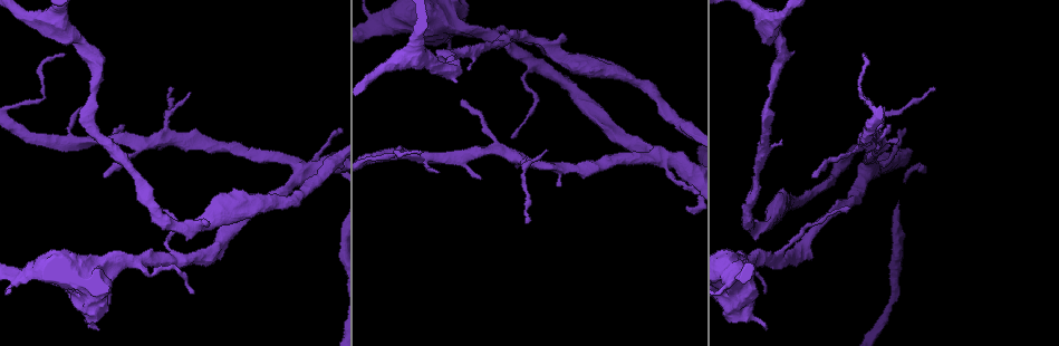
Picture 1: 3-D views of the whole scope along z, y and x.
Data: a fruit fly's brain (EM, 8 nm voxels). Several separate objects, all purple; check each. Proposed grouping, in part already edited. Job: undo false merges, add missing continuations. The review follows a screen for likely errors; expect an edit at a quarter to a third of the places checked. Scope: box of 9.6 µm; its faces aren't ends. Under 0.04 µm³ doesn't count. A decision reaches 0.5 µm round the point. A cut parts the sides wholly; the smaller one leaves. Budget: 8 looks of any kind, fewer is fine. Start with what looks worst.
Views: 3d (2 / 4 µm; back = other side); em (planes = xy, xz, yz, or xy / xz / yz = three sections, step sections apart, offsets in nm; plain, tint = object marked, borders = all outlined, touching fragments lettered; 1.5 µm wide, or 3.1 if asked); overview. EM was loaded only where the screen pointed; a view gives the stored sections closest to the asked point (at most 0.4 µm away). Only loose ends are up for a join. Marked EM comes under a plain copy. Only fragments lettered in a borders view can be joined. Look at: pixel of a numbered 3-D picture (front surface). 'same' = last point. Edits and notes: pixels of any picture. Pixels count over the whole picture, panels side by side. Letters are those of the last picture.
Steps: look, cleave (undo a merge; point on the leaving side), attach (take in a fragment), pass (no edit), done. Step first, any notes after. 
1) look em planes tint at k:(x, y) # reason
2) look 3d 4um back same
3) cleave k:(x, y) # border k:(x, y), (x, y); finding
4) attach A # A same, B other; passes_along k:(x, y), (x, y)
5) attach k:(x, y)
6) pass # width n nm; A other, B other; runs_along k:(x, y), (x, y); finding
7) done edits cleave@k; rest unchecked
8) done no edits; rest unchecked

look 3d 4um at 1:(546, 151) # thin end

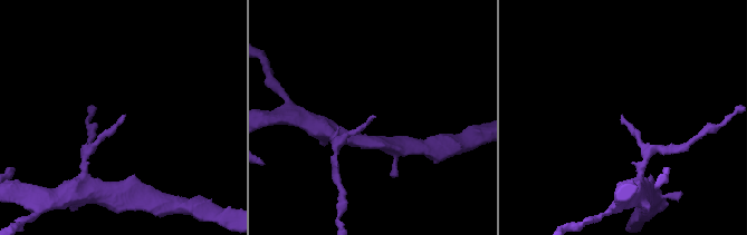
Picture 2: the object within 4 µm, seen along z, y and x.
look em planes borders at 2:(375, 117) # now the EM

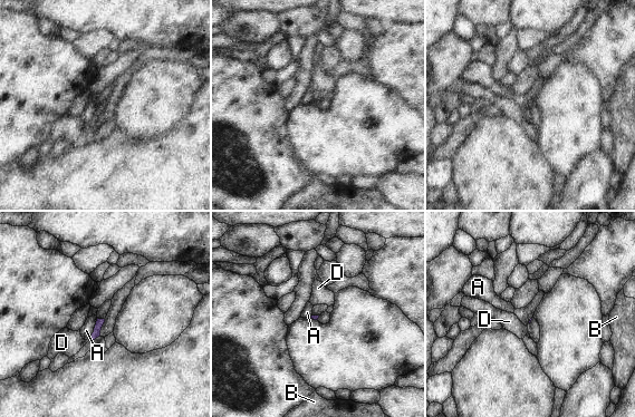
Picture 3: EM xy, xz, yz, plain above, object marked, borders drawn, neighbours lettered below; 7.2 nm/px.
pass # A other, B other, D other; border 3:(97, 318), (90, 337); none of them fits

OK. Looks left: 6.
look em planes borders at 1:(861, 57) # end of a long branch

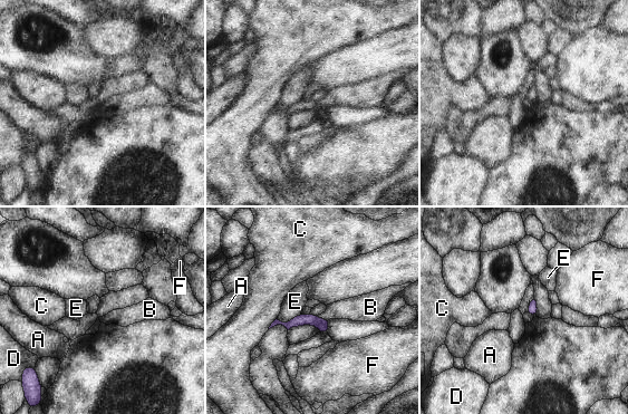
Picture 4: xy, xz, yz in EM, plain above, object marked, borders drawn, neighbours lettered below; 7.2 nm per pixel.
pass # longest_contact E 260 nm; A other, B other, C other, D other, E other, F other; none of them fits

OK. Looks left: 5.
look em planes borders at 1:(452, 58) # thick turns thin

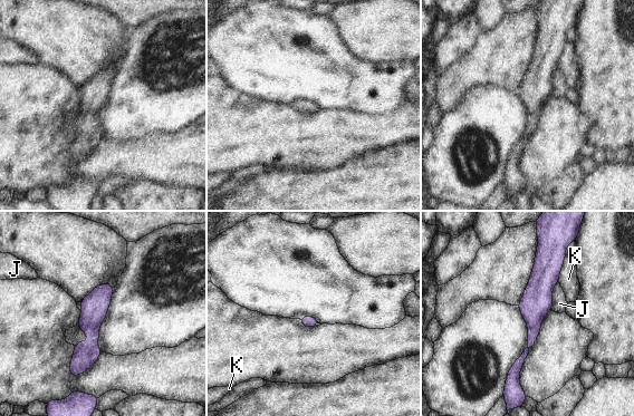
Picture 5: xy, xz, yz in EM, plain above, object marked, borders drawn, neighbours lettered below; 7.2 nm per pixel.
pass # width 90 nm; J other, K other; border 5:(558, 281), (553, 289), (550, 309); one neuron here

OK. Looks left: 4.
done no edits; rest unchecked

